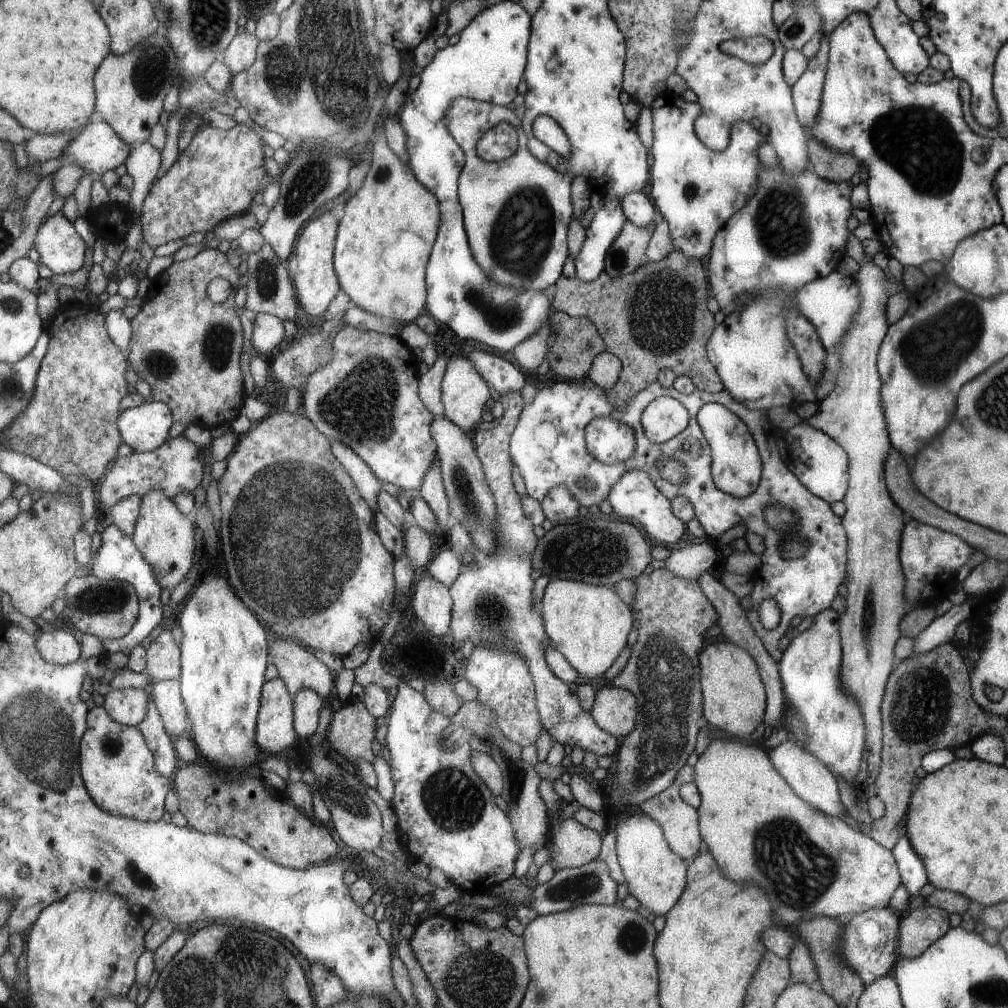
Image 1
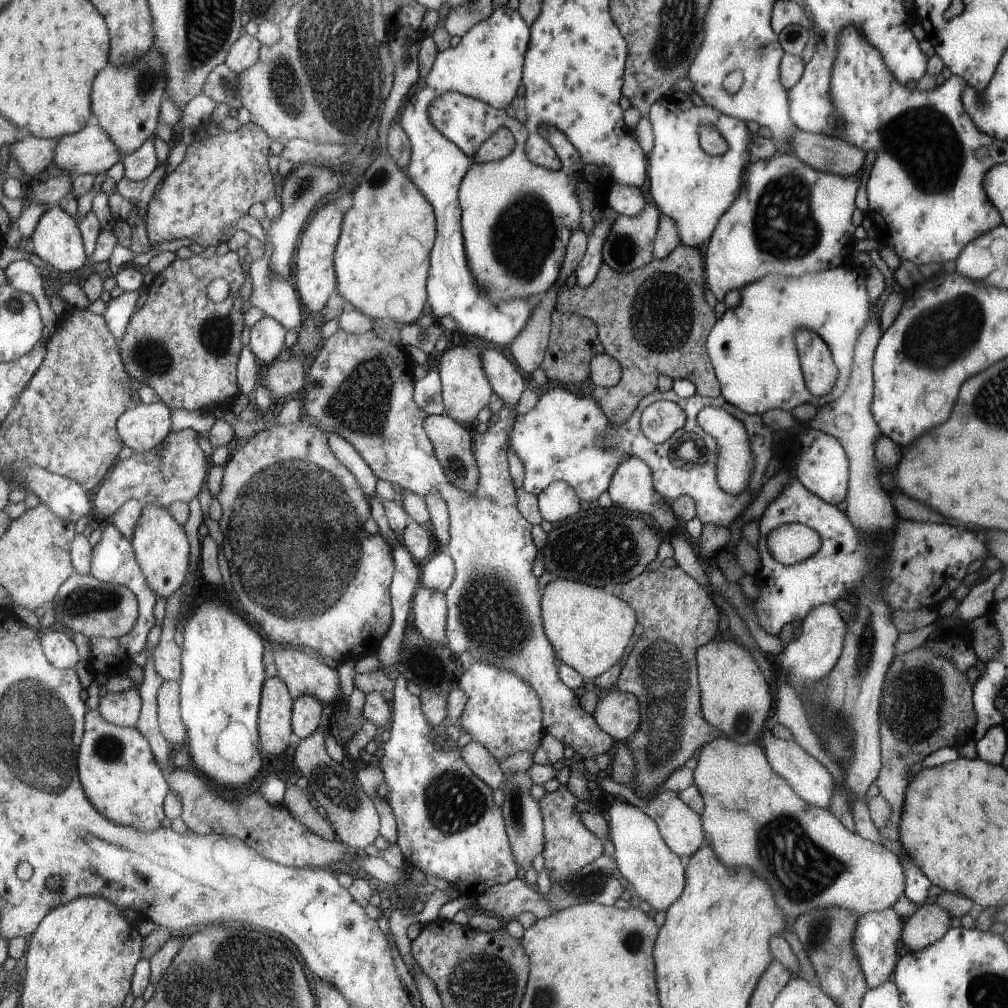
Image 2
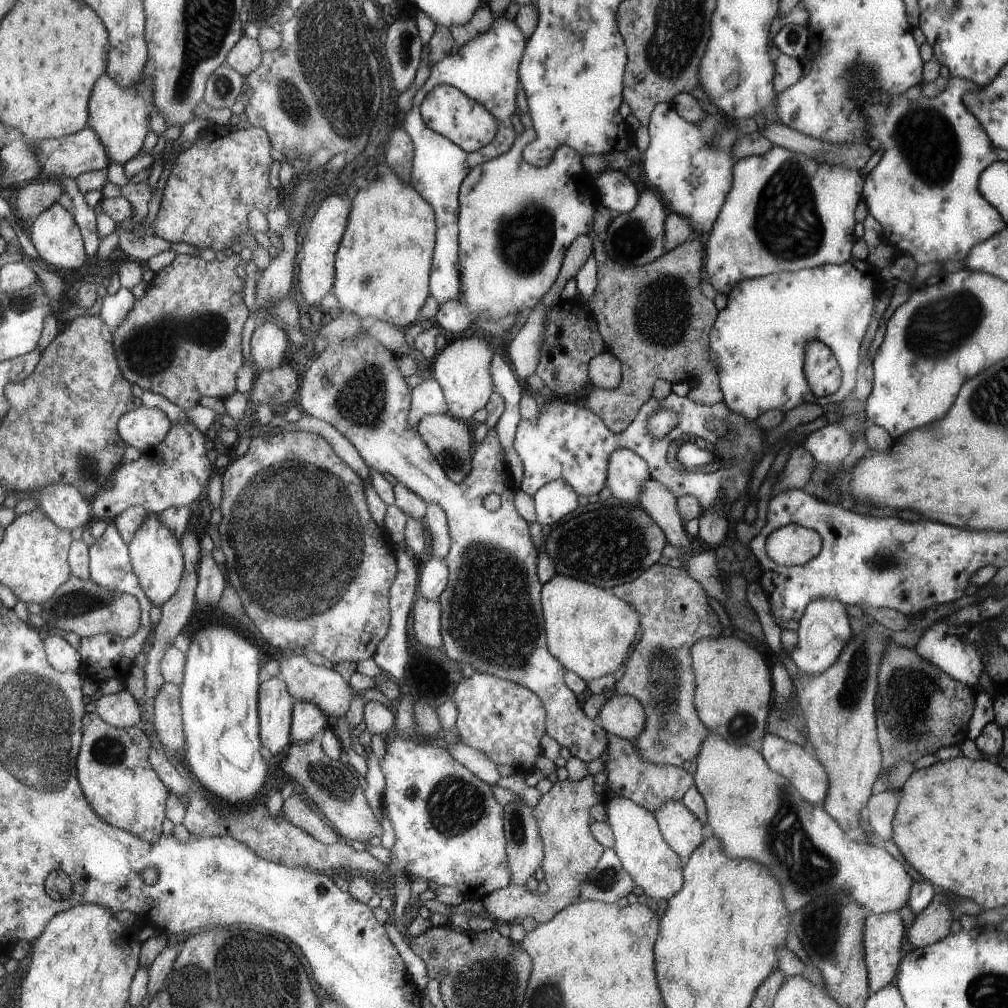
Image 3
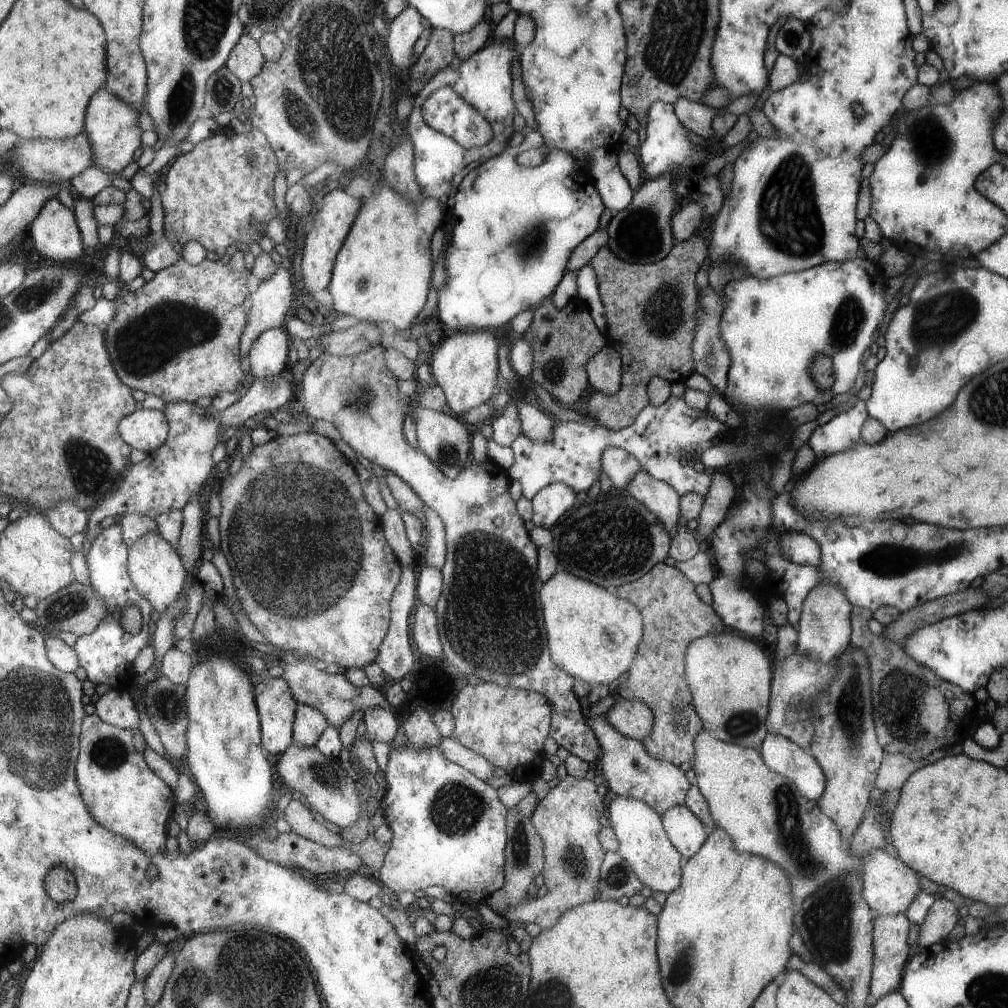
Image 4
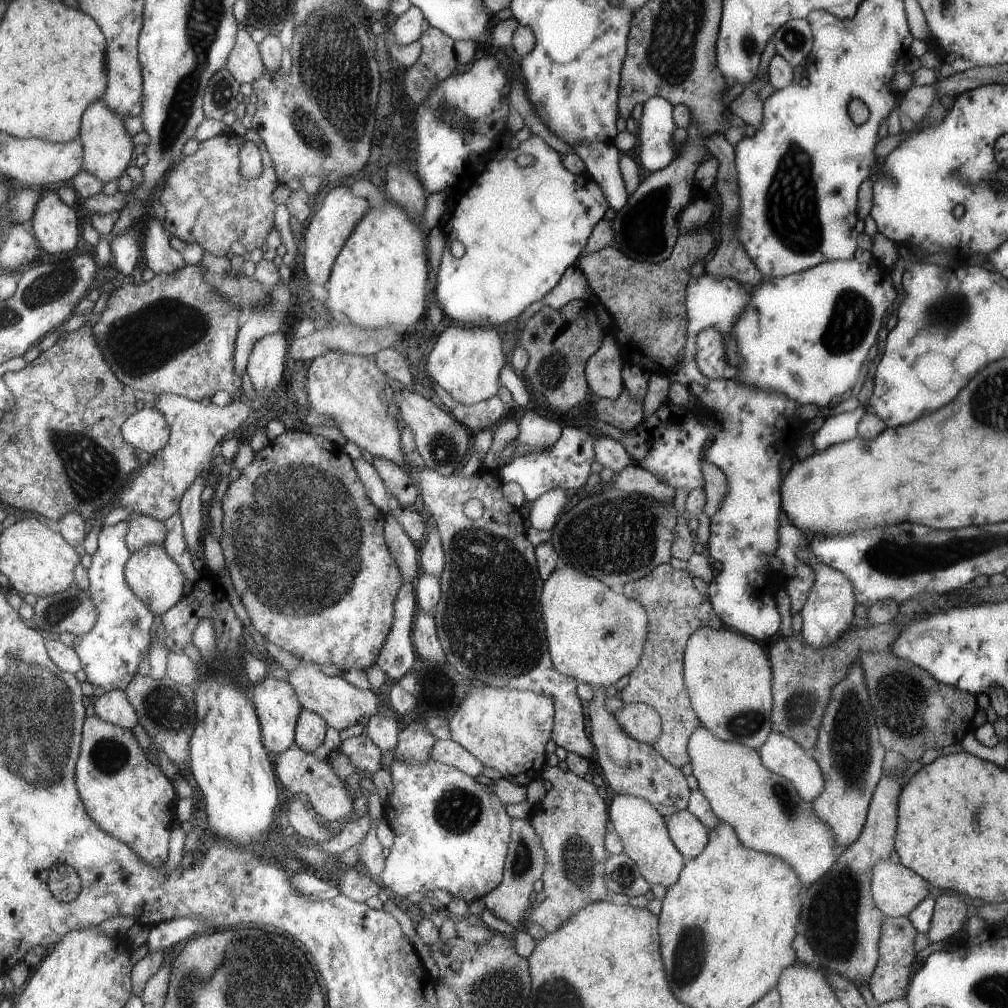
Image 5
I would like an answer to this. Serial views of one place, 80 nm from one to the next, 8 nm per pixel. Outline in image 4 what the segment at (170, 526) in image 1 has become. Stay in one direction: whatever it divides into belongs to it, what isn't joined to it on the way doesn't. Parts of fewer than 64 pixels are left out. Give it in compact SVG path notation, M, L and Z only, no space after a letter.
M147 532L130 548L129 574L135 586L139 588L139 592L160 614L181 596L181 590L189 576L178 549L158 532Z

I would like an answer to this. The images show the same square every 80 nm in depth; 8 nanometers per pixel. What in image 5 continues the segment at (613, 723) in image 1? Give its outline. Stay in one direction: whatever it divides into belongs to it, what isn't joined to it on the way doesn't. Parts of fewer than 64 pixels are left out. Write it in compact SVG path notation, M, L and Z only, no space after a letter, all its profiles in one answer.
M641 703L623 705L613 716L631 738L640 743L652 744L661 733L658 711Z

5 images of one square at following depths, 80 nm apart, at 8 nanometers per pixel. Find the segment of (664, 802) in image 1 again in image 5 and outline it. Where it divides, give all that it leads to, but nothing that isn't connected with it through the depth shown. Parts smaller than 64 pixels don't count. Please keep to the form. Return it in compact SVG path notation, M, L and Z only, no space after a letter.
M686 808L667 818L670 838L685 860L697 857L709 844L707 830Z

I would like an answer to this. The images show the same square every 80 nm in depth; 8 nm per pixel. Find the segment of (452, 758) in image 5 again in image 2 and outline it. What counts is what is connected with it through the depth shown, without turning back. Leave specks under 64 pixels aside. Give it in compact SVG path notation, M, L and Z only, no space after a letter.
M470 741L460 748L463 762L478 775L491 790L502 786L505 776L499 769L499 762L490 754L486 747L478 742Z

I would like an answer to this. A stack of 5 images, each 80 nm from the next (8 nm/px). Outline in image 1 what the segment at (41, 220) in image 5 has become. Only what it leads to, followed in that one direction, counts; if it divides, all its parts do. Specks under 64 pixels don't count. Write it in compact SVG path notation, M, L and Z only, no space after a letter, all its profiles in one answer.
M62 211L48 216L38 230L34 255L55 274L77 272L85 264L85 240Z

